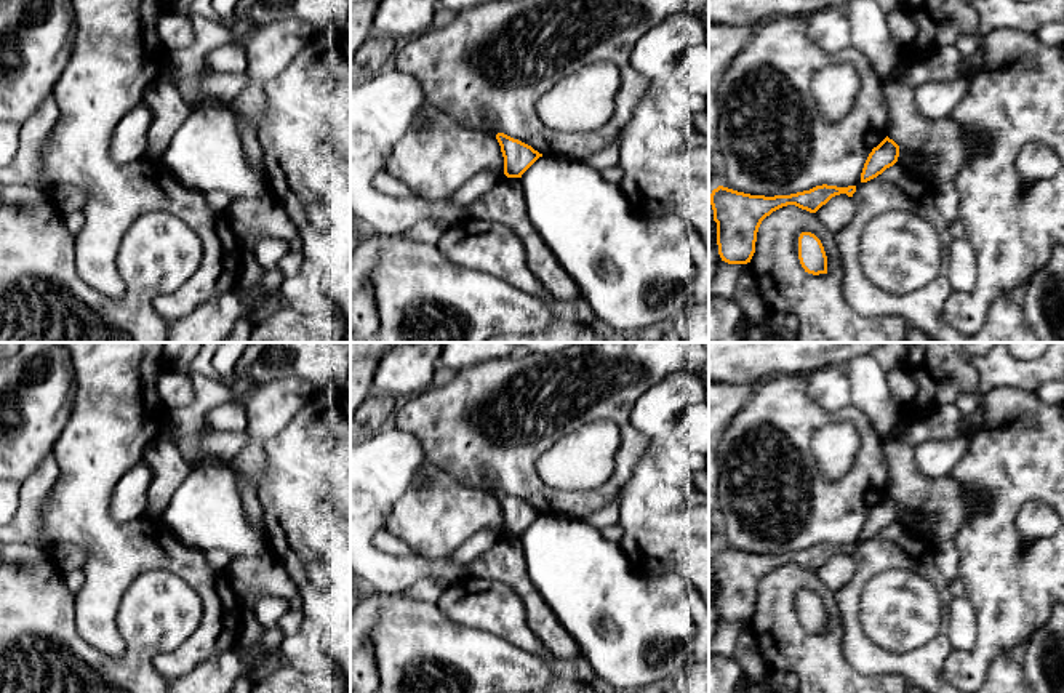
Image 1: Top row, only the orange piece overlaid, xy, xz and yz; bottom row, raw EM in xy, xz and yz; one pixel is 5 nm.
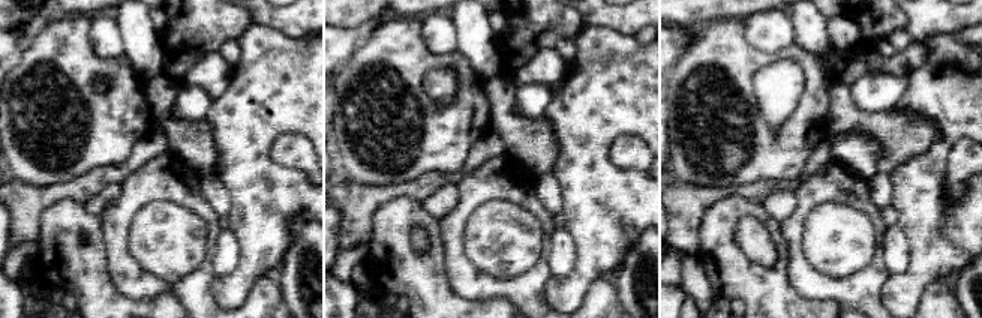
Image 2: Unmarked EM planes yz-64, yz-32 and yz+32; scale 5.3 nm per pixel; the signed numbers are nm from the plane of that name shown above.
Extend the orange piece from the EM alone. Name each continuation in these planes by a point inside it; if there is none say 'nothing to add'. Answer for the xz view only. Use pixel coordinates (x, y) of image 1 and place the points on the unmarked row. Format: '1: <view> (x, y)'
nothing to add

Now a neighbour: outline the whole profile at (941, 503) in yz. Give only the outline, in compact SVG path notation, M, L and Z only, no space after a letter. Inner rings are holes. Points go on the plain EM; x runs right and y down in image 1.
M901 434L885 439L883 445L888 461L888 496L899 507L918 514L930 525L934 543L954 539L976 512L990 507L986 496L968 501L960 483L950 475L930 479L920 474L914 447Z

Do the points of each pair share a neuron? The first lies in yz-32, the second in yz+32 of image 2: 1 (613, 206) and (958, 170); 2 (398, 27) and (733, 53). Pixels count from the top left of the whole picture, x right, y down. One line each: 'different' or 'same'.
1: different
2: same

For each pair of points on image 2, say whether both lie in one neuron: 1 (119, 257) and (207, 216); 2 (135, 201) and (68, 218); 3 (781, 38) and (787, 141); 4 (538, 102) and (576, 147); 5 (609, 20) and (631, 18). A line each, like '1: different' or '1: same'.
1: same
2: different
3: different
4: different
5: same

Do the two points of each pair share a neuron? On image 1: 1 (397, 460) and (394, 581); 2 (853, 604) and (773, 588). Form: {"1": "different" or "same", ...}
{"1": "same", "2": "different"}

